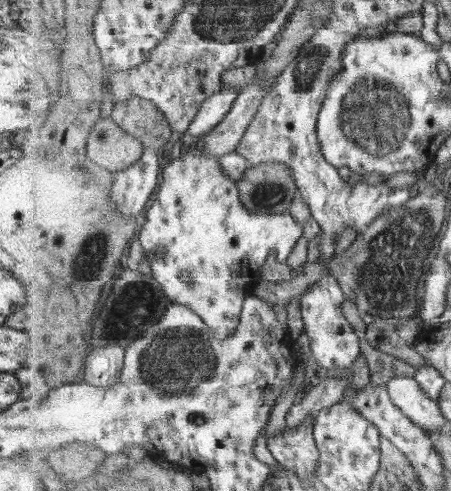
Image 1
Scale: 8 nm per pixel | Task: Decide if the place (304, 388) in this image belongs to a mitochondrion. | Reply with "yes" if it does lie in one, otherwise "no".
no

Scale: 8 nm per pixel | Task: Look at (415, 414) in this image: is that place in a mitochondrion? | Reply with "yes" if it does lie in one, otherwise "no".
no

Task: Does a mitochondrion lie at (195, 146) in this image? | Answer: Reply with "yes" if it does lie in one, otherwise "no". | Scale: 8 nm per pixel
no

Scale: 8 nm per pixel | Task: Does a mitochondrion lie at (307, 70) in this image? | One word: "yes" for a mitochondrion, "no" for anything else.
yes

